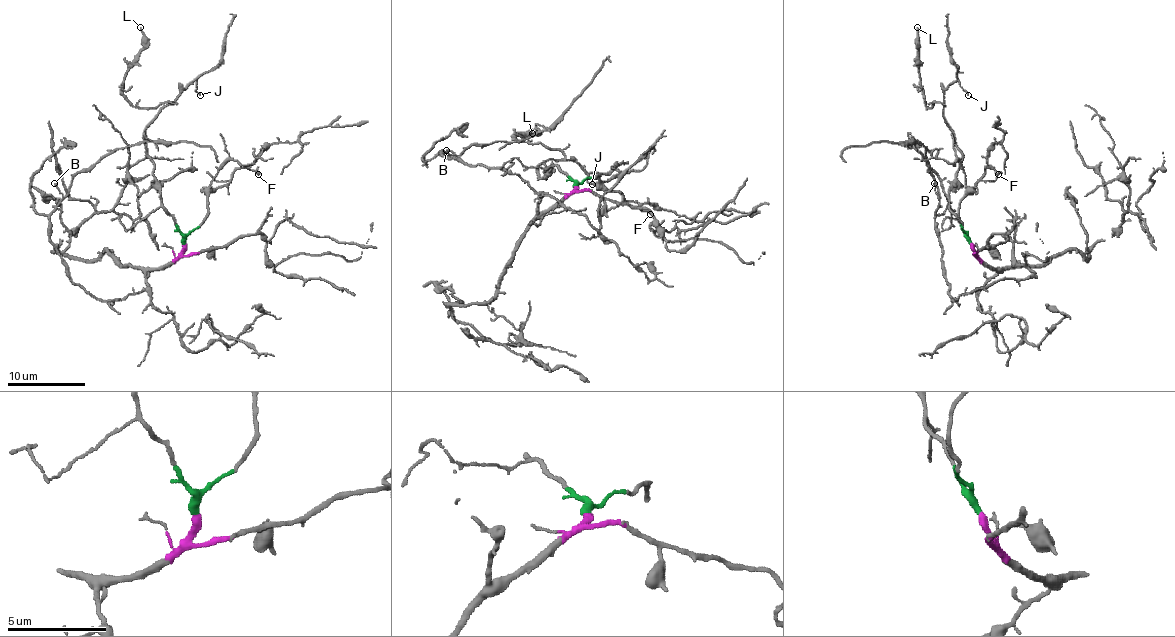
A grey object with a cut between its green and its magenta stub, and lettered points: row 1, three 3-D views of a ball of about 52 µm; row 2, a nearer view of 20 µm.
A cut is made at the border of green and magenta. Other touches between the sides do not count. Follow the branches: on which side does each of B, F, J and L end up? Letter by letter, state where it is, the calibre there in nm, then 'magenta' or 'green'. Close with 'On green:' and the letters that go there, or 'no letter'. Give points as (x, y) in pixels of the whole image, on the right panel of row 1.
B: (934, 183) | 120 nm | magenta
F: (998, 174) | 160 nm | green
J: (968, 95) | 90 nm | green
L: (917, 27) | 120 nm | green
On green: F, J, L

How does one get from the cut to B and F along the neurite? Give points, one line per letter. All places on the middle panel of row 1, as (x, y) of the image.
B: (577, 187), (539, 212), (539, 197), (514, 173), (467, 166), (442, 154), (442, 150), (454, 154), (446, 150)
F: (577, 187), (588, 177), (600, 175), (600, 181), (608, 189), (617, 191), (625, 201), (633, 201), (651, 214)

